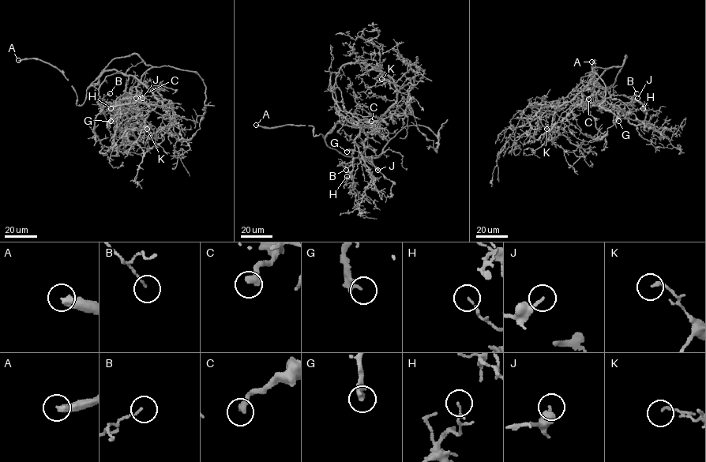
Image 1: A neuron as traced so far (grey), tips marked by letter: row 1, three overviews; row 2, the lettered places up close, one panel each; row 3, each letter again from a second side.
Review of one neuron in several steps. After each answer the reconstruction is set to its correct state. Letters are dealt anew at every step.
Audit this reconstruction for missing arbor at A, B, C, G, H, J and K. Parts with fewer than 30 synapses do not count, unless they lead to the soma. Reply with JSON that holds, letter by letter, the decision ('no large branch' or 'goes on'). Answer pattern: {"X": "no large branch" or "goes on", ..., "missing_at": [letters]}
{"A": "goes on", "B": "no large branch", "C": "goes on", "G": "goes on", "H": "no large branch", "J": "no large branch", "K": "no large branch", "missing_at": ["A", "C", "G"]}

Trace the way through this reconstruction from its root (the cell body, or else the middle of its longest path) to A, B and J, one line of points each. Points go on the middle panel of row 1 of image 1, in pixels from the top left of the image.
A: (366, 126), (338, 122), (323, 137), (321, 134), (313, 136), (312, 125), (286, 125), (264, 127), (256, 125)
B: (366, 126), (360, 128), (360, 133), (354, 140), (359, 163), (347, 167), (339, 165), (346, 170)
J: (366, 126), (369, 126), (373, 132), (364, 140), (361, 155), (377, 170)

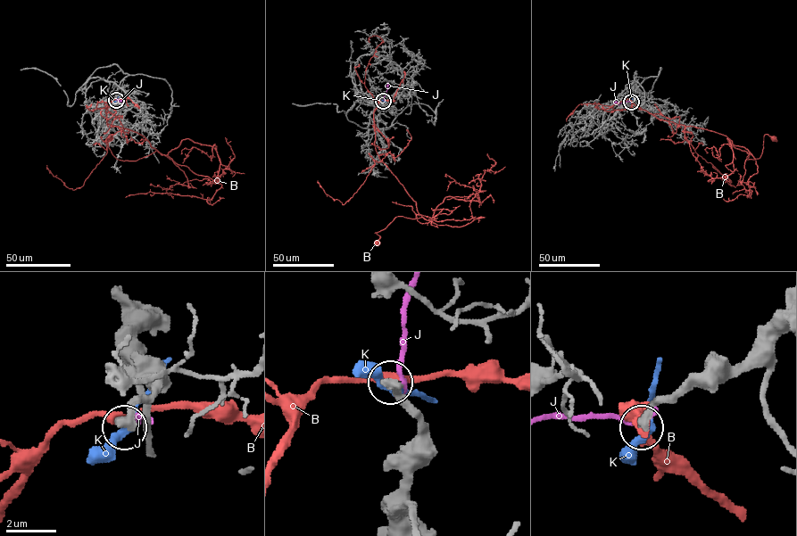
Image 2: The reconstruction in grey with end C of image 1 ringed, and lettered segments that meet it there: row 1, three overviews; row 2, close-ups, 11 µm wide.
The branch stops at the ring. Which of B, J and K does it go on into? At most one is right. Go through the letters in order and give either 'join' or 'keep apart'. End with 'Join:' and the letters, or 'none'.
B: keep apart
J: keep apart
K: keep apart
Join: none

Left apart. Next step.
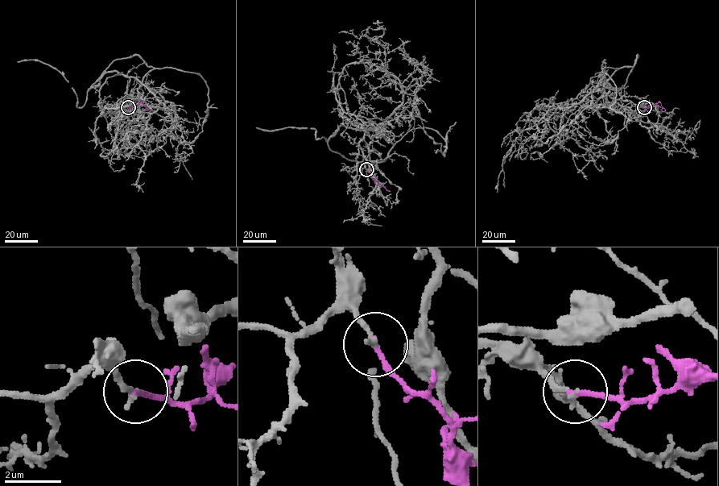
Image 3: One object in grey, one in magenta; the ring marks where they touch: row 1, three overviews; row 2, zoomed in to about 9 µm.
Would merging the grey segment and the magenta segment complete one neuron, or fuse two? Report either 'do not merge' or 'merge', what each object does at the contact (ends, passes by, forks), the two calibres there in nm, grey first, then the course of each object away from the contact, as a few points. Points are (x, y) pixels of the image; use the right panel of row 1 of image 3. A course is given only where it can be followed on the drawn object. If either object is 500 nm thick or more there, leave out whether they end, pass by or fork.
merge | grey ends | magenta ends | 200/190 nm | grey via (644, 107), (620, 105), (605, 75), (592, 77), (562, 113), (547, 114), (555, 131), (592, 145), (585, 153) | magenta via (644, 107), (654, 106), (659, 102), (666, 110)

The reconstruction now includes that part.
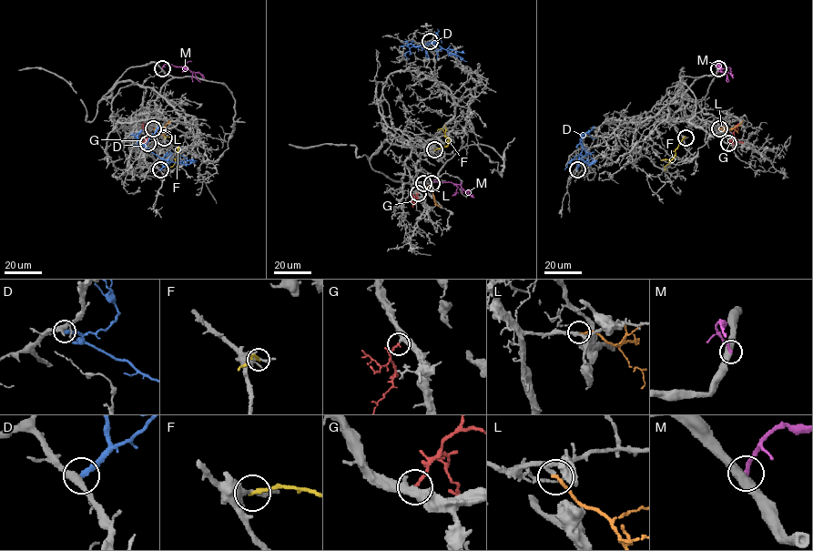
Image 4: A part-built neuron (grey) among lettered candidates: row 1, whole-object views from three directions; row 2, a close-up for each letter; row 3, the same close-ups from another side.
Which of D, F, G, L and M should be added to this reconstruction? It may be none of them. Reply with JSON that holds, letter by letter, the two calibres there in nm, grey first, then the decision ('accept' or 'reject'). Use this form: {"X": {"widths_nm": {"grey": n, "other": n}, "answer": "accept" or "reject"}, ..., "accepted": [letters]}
{"D": {"widths_nm": {"grey": 400, "other": 320}, "answer": "reject"}, "F": {"widths_nm": {"grey": 240, "other": 220}, "answer": "reject"}, "G": {"widths_nm": {"grey": 380, "other": 200}, "answer": "accept"}, "L": {"widths_nm": {"grey": 200, "other": 190}, "answer": "accept"}, "M": {"widths_nm": {"grey": 500, "other": 240}, "answer": "reject"}, "accepted": ["G", "L"]}

